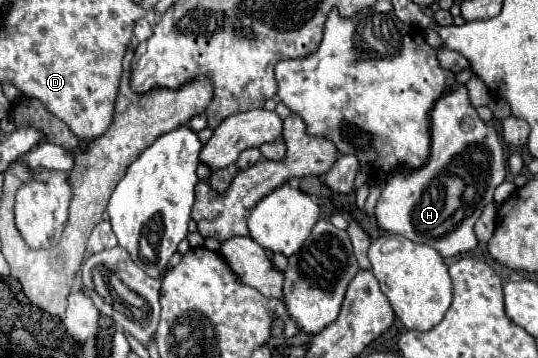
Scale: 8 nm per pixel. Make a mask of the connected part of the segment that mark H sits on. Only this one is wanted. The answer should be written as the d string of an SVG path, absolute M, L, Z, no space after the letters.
M463 85L445 93L431 111L431 157L415 171L395 171L383 185L377 201L377 225L399 233L413 243L433 247L443 259L457 257L477 247L473 231L483 207L493 201L493 191L505 181L507 167L497 131L483 123L471 107Z

